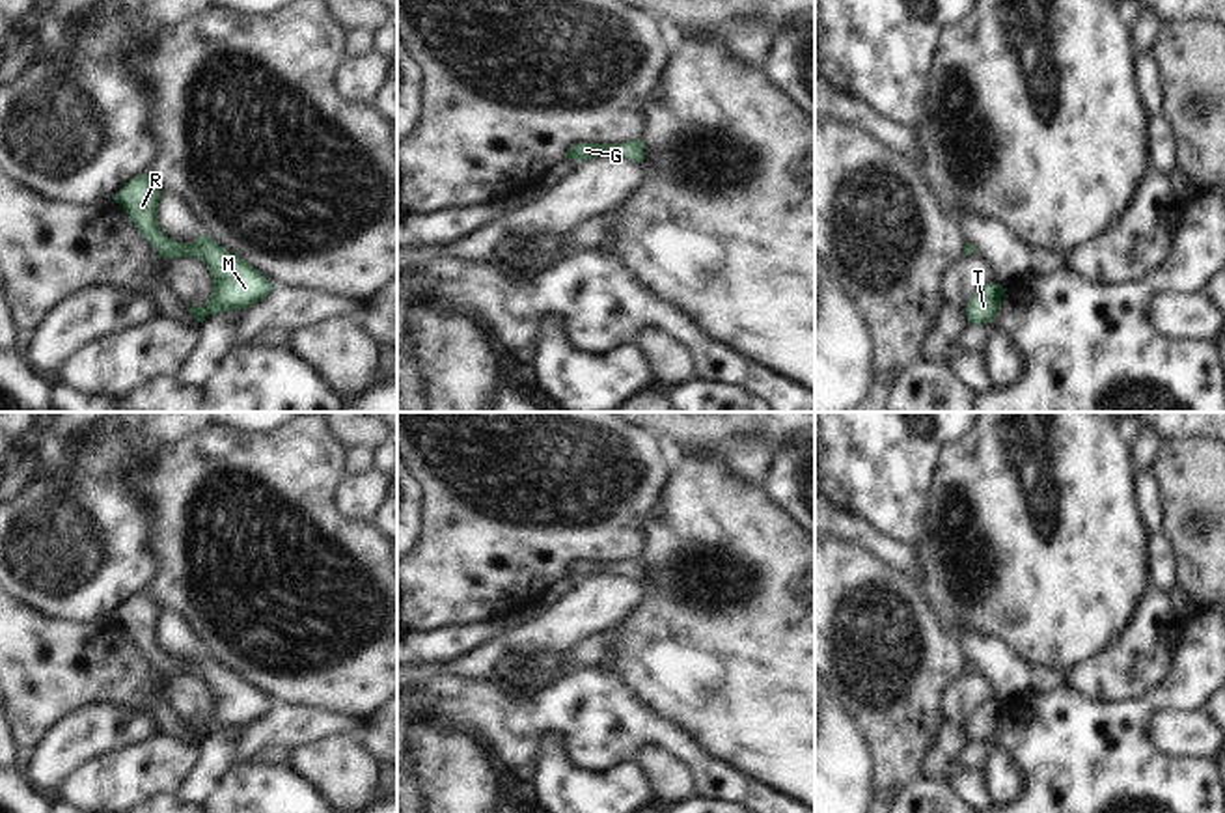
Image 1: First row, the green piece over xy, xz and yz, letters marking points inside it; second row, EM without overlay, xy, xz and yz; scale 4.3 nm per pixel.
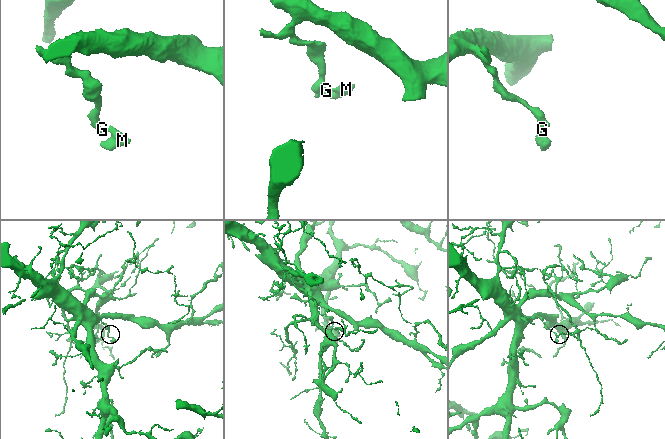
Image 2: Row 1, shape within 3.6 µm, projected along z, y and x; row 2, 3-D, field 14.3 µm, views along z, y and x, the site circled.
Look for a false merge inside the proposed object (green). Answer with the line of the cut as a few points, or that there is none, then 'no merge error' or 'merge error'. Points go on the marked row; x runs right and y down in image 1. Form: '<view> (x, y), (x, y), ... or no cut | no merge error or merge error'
no cut | no merge error

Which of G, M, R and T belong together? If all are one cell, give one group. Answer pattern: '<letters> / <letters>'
G M R T

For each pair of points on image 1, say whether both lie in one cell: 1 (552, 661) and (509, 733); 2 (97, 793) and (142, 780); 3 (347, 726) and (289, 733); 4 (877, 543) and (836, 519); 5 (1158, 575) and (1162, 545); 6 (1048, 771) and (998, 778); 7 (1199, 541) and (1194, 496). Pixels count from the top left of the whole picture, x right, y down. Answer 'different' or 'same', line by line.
1: different
2: same
3: same
4: same
5: same
6: different
7: same

